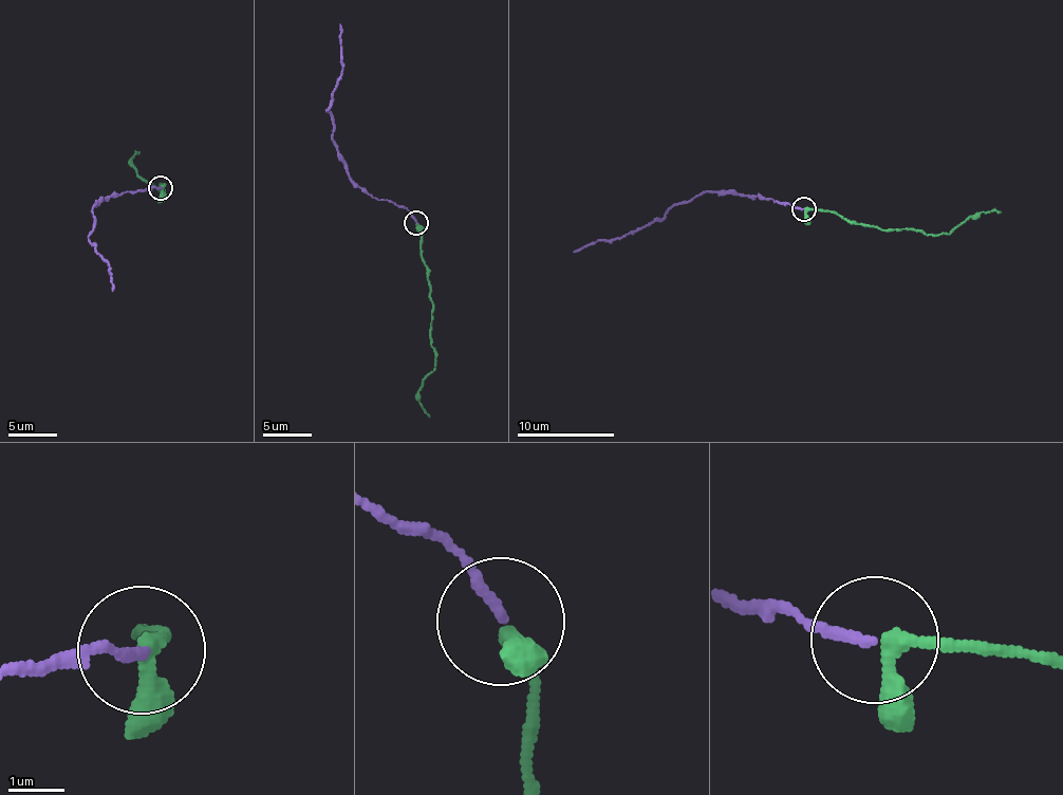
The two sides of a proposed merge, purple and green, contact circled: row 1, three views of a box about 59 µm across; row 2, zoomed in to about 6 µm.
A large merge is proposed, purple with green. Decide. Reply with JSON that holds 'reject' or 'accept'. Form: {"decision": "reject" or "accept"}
{"decision": "accept"}

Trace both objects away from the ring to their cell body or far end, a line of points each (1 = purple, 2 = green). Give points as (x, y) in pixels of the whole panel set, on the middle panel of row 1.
1: (415, 222), (405, 207), (367, 195), (350, 179), (334, 142), (333, 117), (329, 107), (342, 70), (340, 23)
2: (415, 224), (433, 304), (434, 369), (417, 391), (417, 400), (428, 418)

